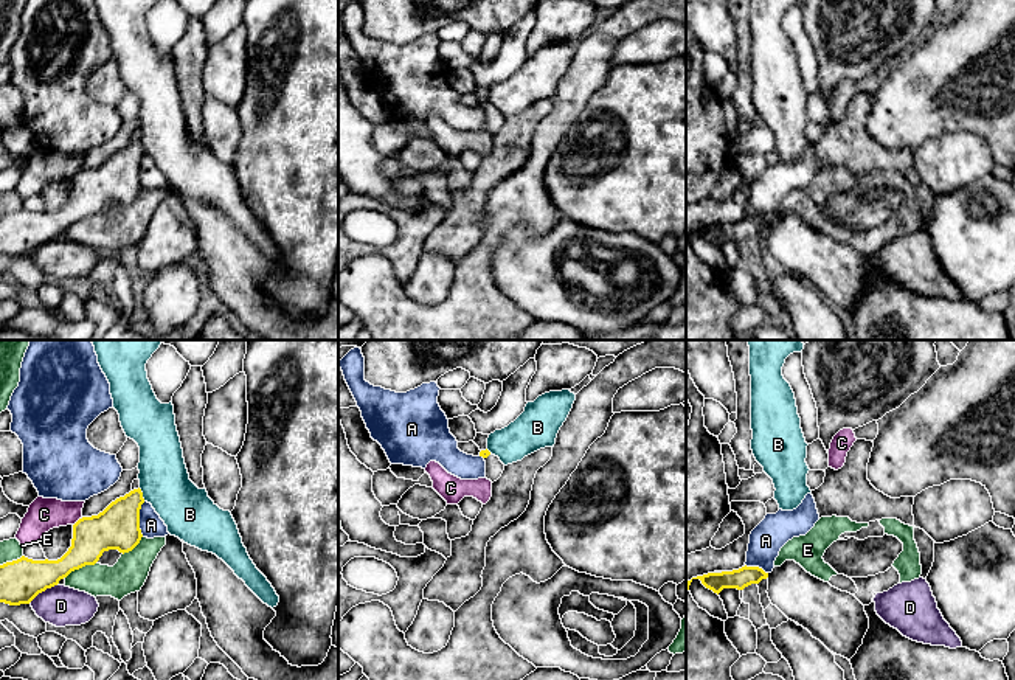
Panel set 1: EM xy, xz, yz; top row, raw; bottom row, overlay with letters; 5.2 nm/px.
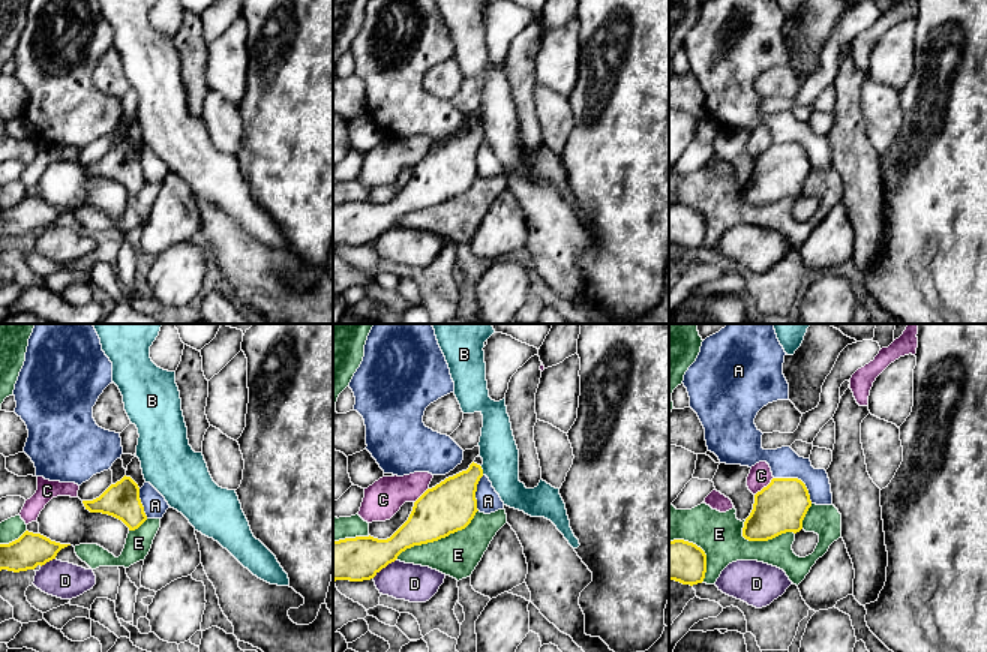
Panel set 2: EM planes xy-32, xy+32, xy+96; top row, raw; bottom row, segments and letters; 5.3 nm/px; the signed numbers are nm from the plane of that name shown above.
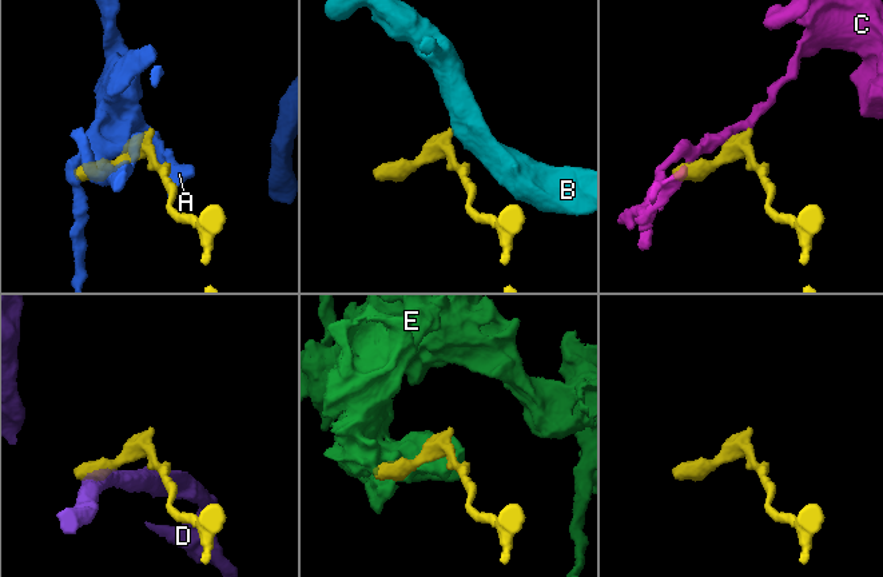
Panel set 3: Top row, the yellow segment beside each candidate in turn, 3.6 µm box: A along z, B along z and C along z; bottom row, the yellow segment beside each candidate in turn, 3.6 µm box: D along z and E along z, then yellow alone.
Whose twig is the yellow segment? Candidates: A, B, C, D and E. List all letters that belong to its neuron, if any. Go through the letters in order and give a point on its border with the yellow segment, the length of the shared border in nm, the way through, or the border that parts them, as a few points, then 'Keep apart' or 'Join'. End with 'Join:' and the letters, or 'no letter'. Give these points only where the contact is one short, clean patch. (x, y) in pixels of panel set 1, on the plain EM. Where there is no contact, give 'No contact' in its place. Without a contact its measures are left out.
A: Touches yellow at xy (138, 171). Shared border 180 nm. Keep apart
B: Touches yellow at xy (142, 146). Shared border 80 nm. Boundary: xy (138, 140), (145, 152). Keep apart
C: Touches yellow at xy (78, 173). Shared border 70 nm. Boundary: xy (83, 170), (73, 177). Keep apart
D: Touches yellow at xy (42, 242). Shared border 190 nm. Boundary: xy (58, 235), (39, 244), (28, 255). Keep apart
E: Touches yellow at xy (79, 219). Shared border 180 nm. Keep apart
Join: no letter

